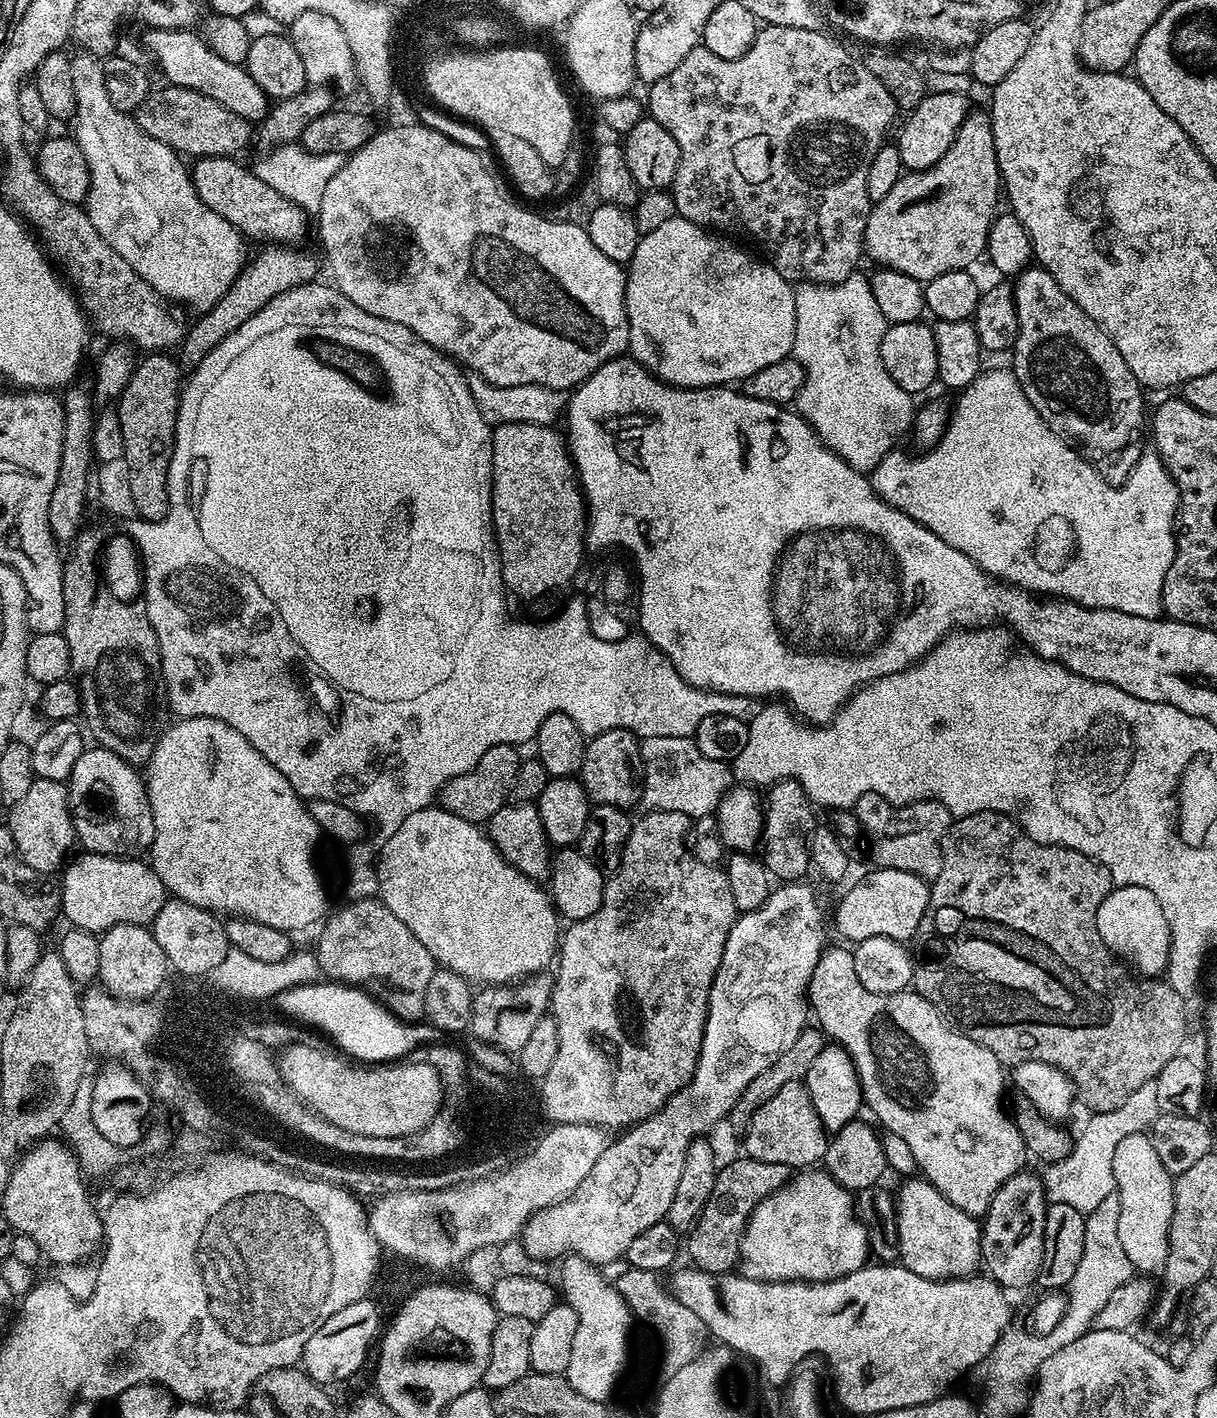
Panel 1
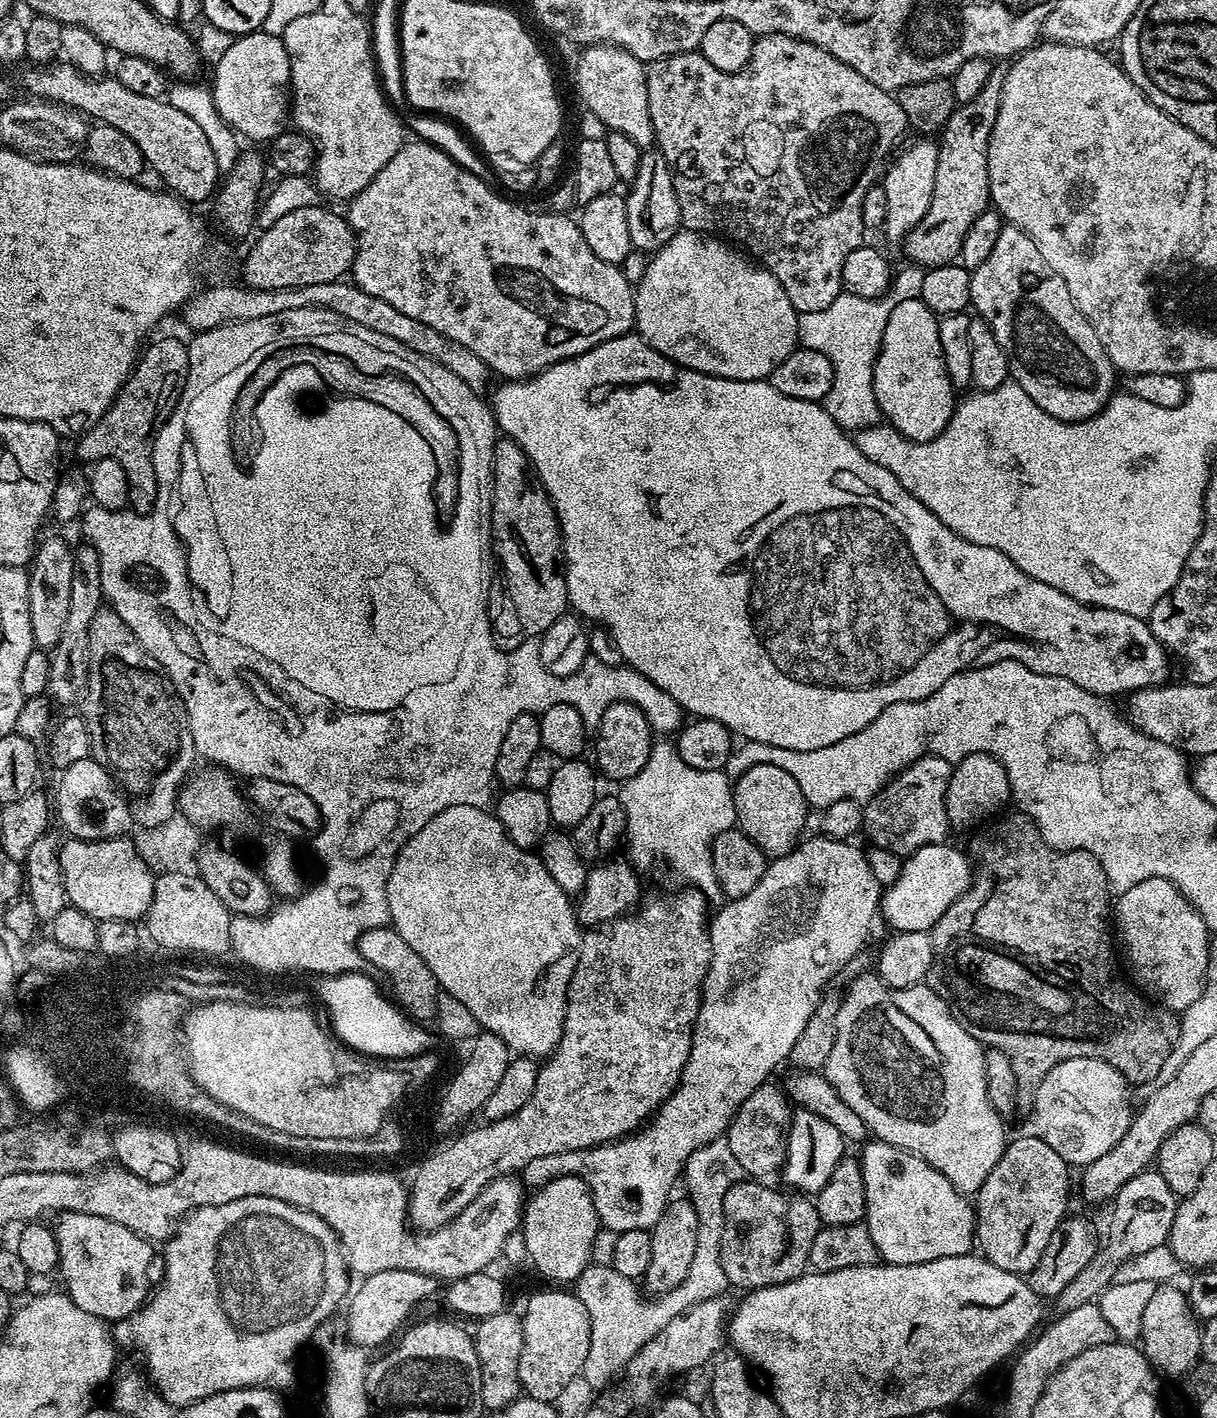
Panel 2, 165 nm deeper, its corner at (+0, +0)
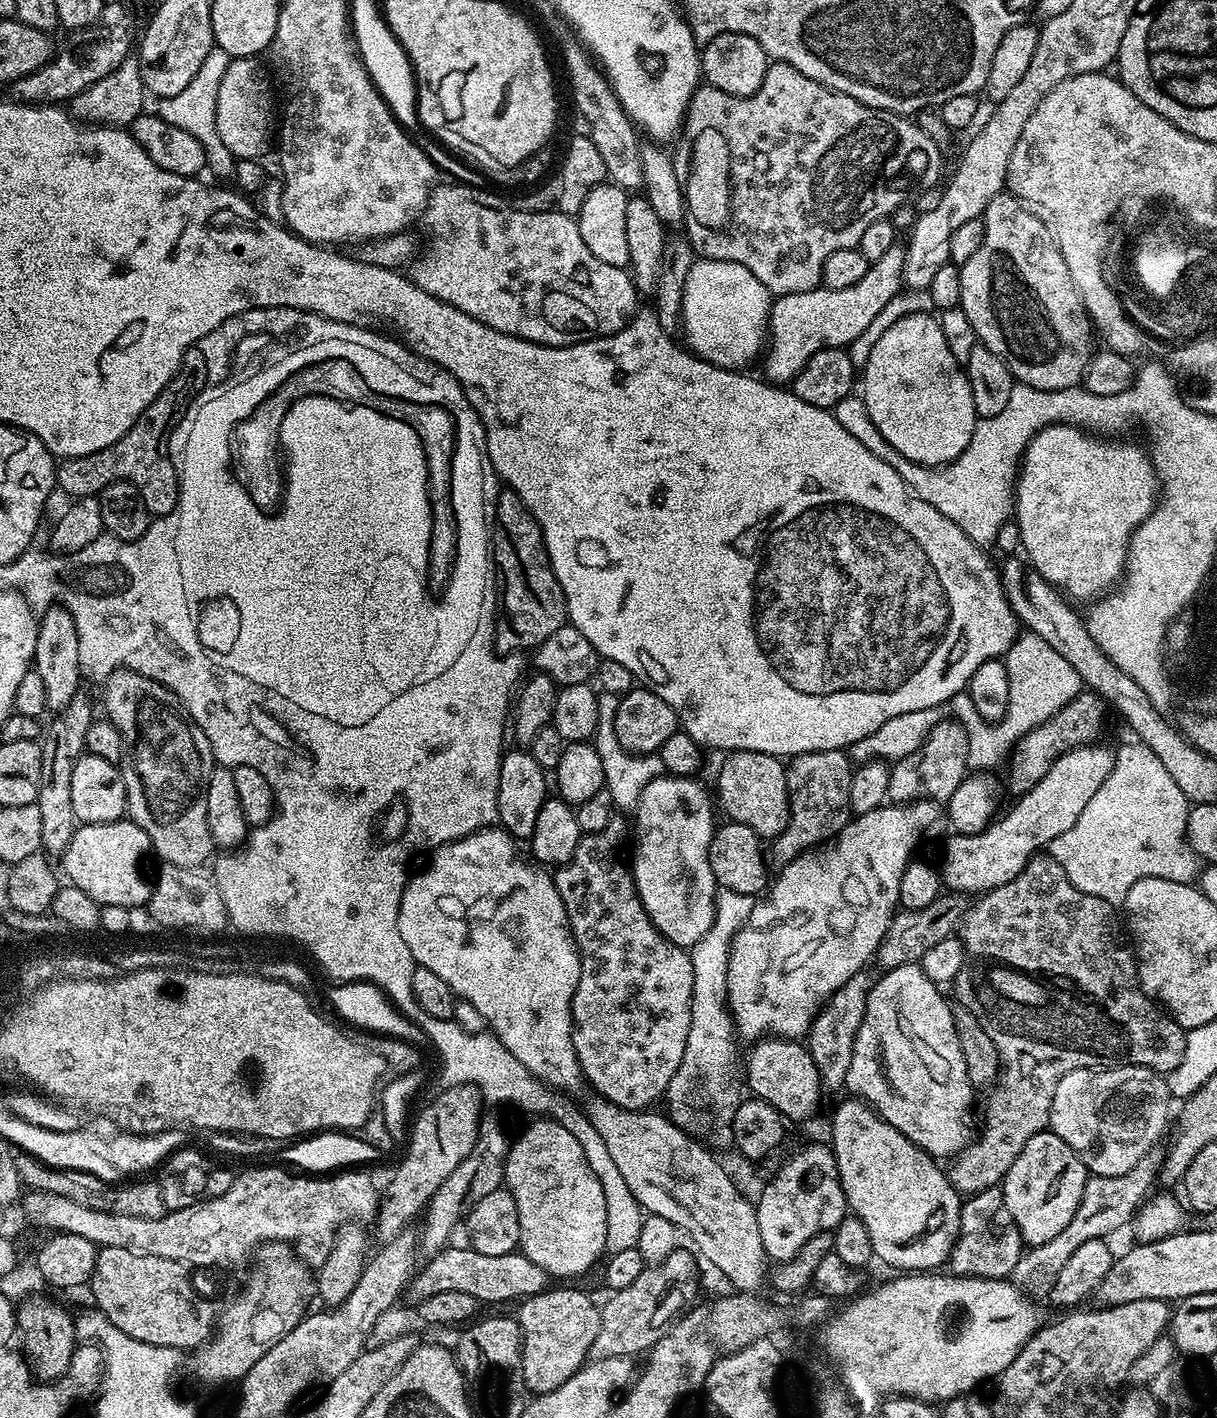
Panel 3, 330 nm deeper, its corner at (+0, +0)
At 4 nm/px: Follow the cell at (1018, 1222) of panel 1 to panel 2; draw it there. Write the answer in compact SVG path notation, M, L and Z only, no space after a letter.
M1035 1134L1020 1136L1005 1147L998 1166L990 1170L990 1178L974 1193L975 1243L985 1260L998 1270L1022 1277L1038 1266L1050 1234L1069 1211L1068 1172L1069 1164Z

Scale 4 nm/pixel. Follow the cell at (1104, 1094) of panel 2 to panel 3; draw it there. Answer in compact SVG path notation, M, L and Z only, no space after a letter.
M1127 1064L1121 1068L1070 1070L1070 1074L1061 1078L1054 1090L1048 1128L1058 1134L1058 1138L1062 1138L1062 1142L1066 1142L1066 1146L1070 1146L1070 1150L1078 1154L1078 1158L1082 1158L1091 1175L1126 1174L1126 1170L1132 1170L1135 1163L1157 1147L1156 1139L1163 1134L1167 1124L1169 1127L1168 1099L1170 1093L1167 1079L1161 1073L1151 1072L1148 1068Z

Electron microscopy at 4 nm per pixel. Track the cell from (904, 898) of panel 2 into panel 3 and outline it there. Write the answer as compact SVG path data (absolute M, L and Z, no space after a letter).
M1100 742L1081 744L1079 748L1060 753L1050 770L1046 770L1046 778L1023 793L1004 817L993 819L980 833L950 835L944 844L944 857L938 860L943 887L956 894L983 894L1018 878L1033 856L1047 849L1058 834L1066 834L1066 830L1078 822L1090 798L1102 790L1102 782L1106 782L1116 764L1113 749L1102 745Z

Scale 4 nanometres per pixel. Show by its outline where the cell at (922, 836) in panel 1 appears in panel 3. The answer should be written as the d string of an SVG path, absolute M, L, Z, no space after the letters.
M955 718L938 721L922 742L922 746L918 746L914 754L906 754L906 758L895 761L890 769L887 795L889 801L935 800L946 802L970 772L966 730Z

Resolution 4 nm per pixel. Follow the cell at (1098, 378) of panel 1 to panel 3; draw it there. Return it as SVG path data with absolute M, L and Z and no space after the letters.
M1007 190L990 201L982 219L982 246L960 265L962 298L959 308L970 318L977 341L994 350L1021 384L1051 392L1077 387L1084 379L1088 359L1094 351L1094 325L1088 318L1085 301L1080 301L1082 293L1074 286L1066 262L1062 262L1058 246L1054 246L1046 226L1031 208Z

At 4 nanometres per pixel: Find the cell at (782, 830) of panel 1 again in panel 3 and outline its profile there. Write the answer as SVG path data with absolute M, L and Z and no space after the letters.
M754 750L730 752L723 759L720 773L716 776L716 792L728 815L725 817L731 823L750 826L758 837L780 836L788 825L788 773L785 761L779 755Z

